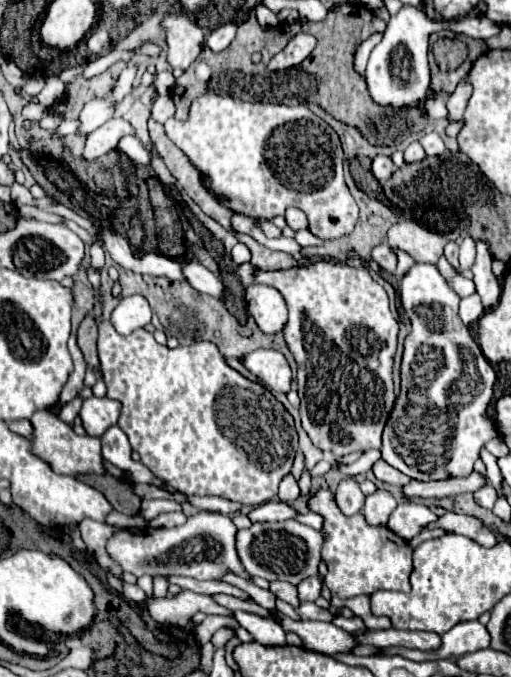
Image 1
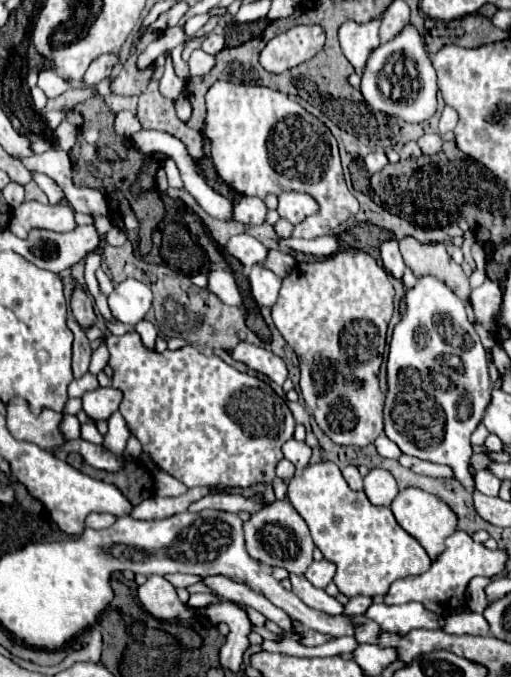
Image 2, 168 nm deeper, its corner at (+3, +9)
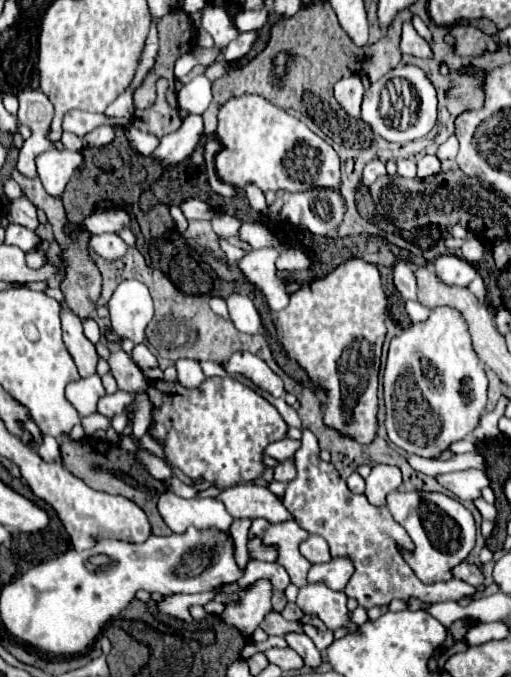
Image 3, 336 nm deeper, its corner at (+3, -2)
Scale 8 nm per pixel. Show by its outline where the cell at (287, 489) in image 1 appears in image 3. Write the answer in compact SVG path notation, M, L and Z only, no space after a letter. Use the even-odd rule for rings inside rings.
M289 458L289 460L283 460L275 466L275 480L287 484L295 478L295 462Z

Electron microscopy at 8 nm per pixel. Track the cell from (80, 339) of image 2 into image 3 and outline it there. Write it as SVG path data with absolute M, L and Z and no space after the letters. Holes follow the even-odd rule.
M61 308L61 324L63 324L63 342L69 350L69 354L73 356L79 374L91 376L95 374L97 368L97 350L95 344L83 334L83 326L81 326L81 318L77 314L73 314L69 308Z

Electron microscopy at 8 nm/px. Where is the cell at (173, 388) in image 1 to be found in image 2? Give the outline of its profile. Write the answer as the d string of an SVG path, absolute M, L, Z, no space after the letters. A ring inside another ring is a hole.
M137 331L119 337L107 335L105 343L111 353L111 387L123 391L119 413L127 421L129 431L143 445L143 453L147 453L161 471L173 475L187 487L209 487L217 491L229 487L247 489L259 483L273 483L275 465L283 459L281 447L285 441L293 439L295 423L287 403L279 399L279 395L267 383L263 383L259 377L237 371L217 355L205 355L195 345L185 345L175 351L165 349L163 353L157 353L155 349L143 345Z

